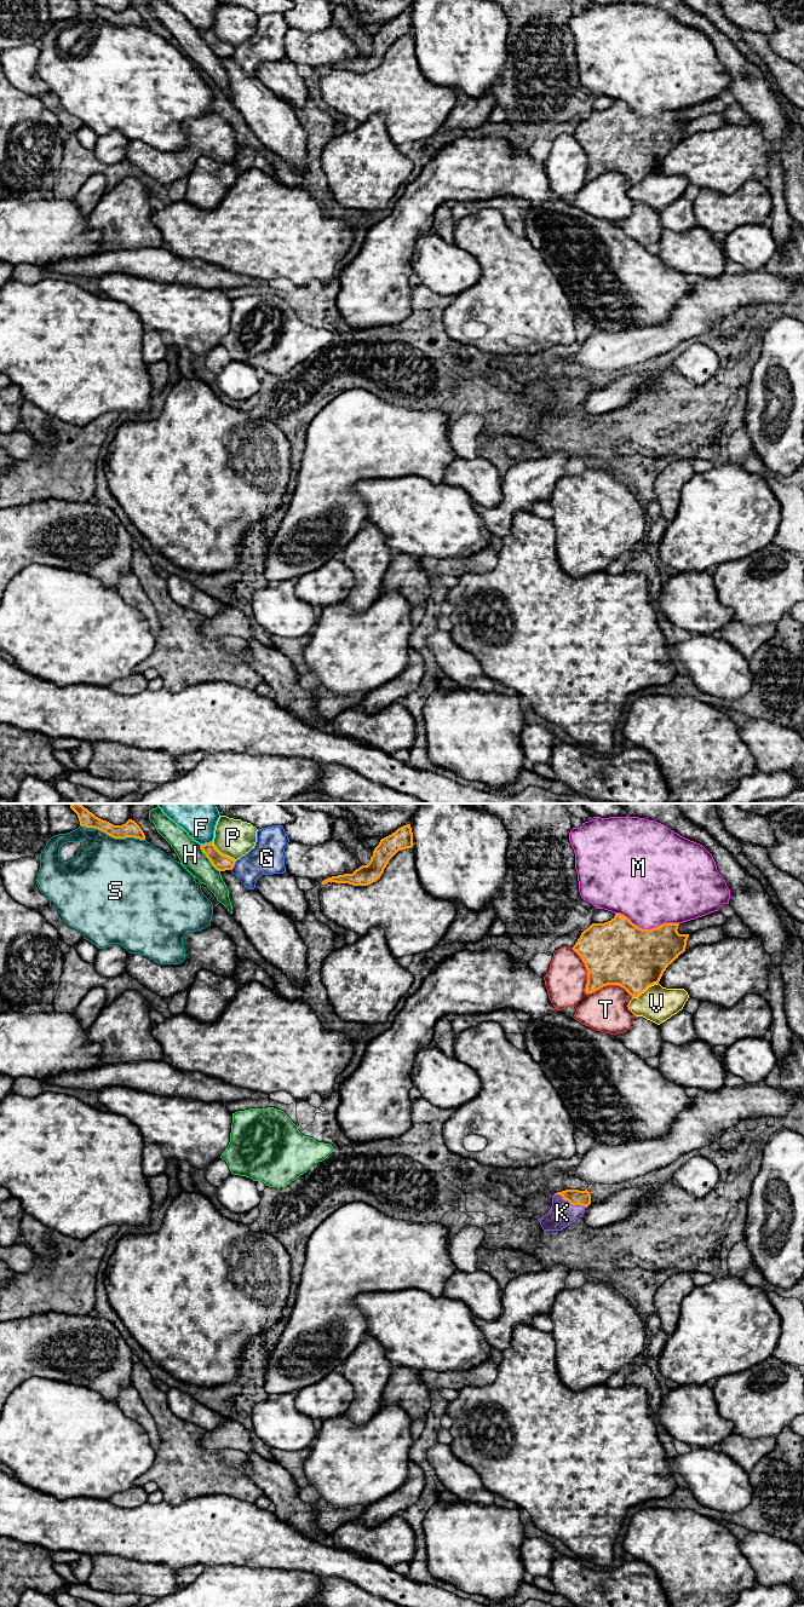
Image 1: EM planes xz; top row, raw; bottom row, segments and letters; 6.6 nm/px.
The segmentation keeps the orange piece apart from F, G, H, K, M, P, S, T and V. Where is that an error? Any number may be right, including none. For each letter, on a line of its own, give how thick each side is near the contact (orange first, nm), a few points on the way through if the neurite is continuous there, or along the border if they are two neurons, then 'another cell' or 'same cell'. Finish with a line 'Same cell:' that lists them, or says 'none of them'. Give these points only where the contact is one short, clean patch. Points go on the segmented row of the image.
F: calibres 110 and 300 nm; border xz (212, 841), (201, 845); another cell
G: calibres 110 and 220 nm; another cell
H: calibres 110 and 160 nm; border xz (200, 845), (205, 856), (219, 871); another cell
K: calibres 100 and 170 nm; way xz (574, 1197), (570, 1203), (562, 1213); same cell
M: calibres 440 and 460 nm; another cell
P: calibres 110 and 260 nm; another cell
S: calibres 110 and 480 nm; another cell
T: calibres 300 and 280 nm; another cell
V: calibres 420 and 240 nm; another cell
Same cell: K

